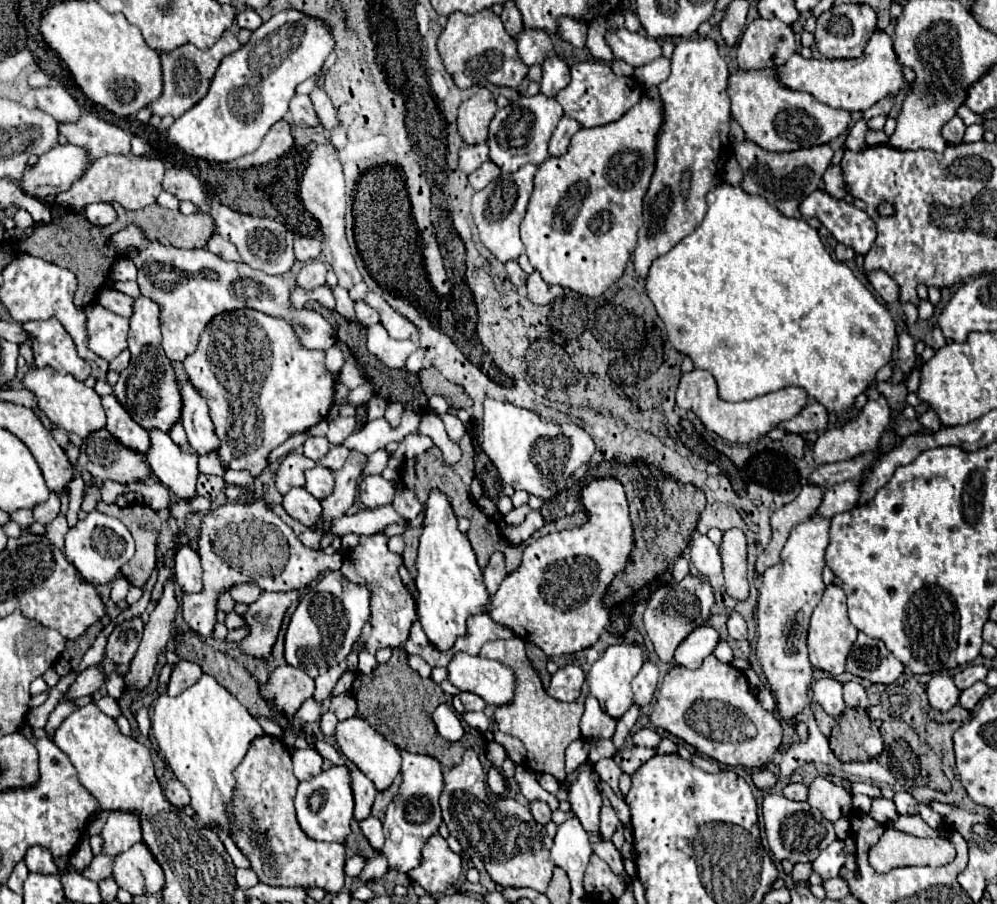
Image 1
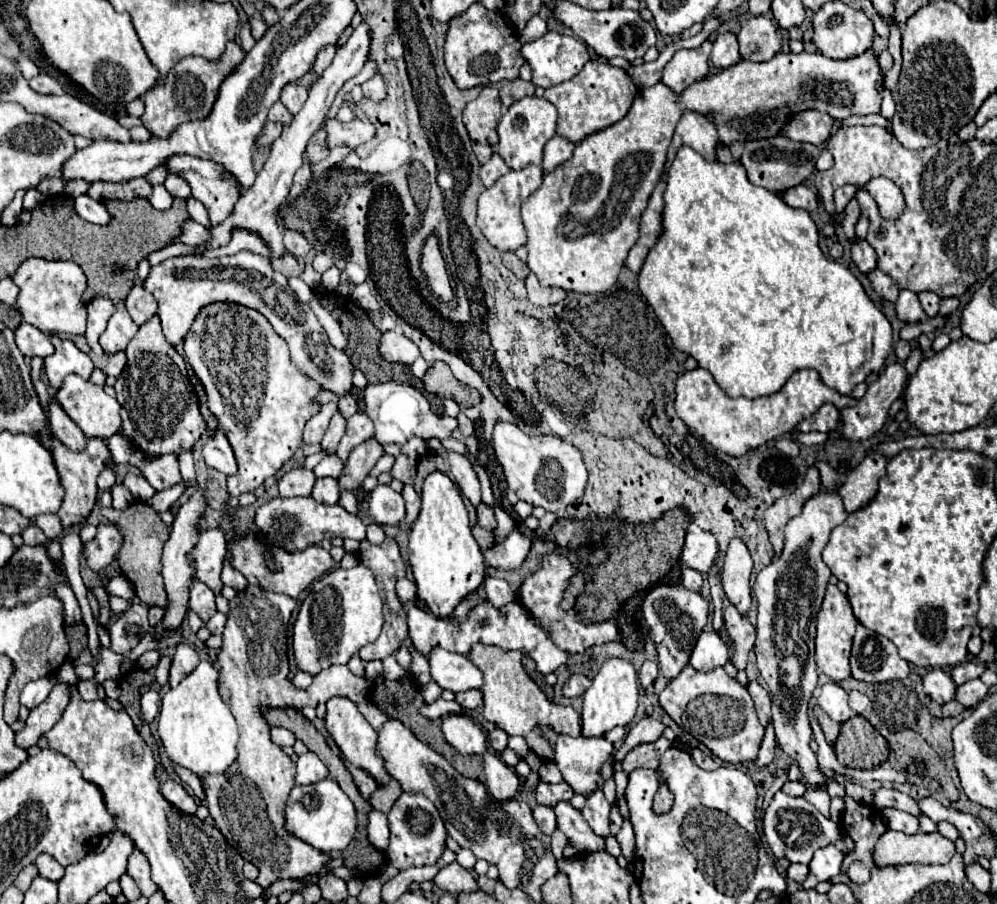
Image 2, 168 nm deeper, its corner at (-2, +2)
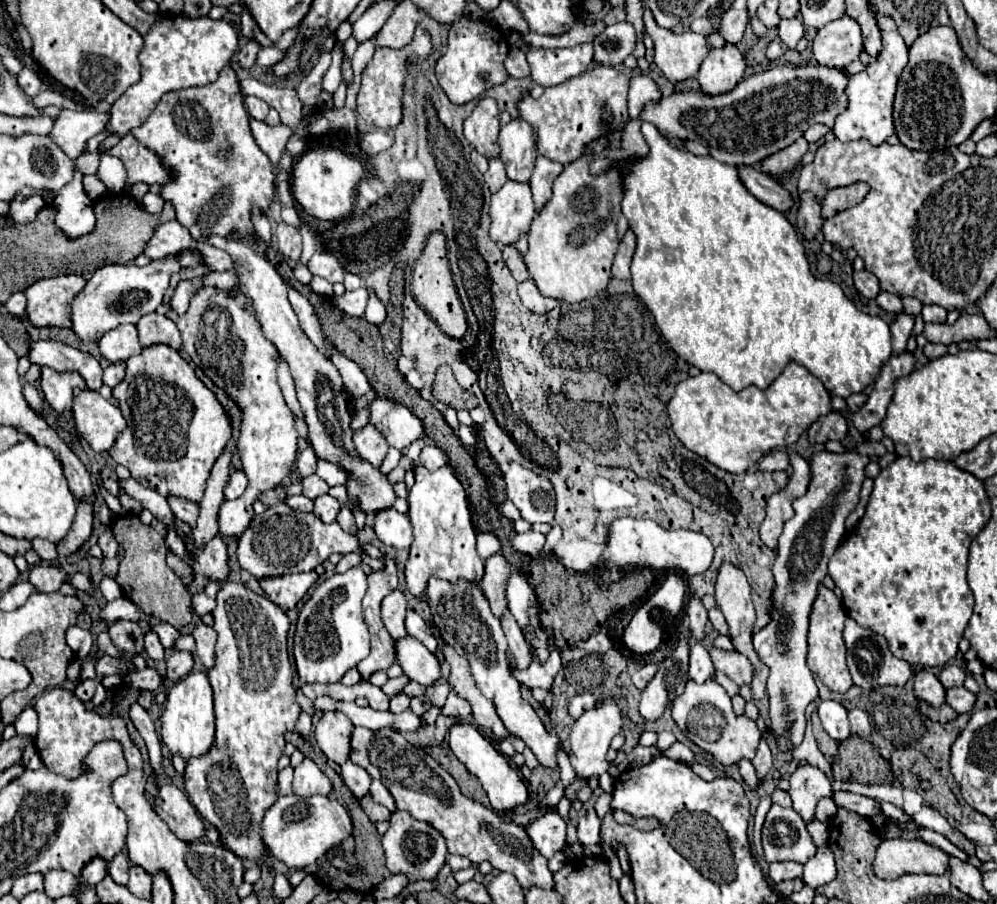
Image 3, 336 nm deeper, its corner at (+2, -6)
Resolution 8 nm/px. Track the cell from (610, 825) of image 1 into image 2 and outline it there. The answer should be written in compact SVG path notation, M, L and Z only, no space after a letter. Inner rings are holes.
M597 789L597 791L593 791L593 795L587 799L587 805L583 807L581 813L583 813L585 821L589 823L589 827L593 829L595 835L607 837L607 835L609 835L609 811L611 811L609 801L605 799L603 791Z

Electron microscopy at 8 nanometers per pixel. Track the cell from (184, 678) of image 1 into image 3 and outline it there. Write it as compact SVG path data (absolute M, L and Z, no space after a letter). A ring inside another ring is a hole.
M175 651L169 659L167 659L167 679L177 683L179 679L183 679L193 667L193 657L187 651Z

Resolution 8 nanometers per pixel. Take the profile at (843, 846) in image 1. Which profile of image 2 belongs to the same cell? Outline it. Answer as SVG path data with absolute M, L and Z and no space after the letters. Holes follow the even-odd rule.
M827 845L815 851L809 863L809 871L817 877L817 881L829 881L835 875L839 875L841 863L843 863L843 853L835 845Z

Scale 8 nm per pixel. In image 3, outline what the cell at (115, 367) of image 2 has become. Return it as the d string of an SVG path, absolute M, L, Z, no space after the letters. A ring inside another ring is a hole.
M111 363L103 373L103 383L109 387L115 387L125 377L125 365L123 363Z

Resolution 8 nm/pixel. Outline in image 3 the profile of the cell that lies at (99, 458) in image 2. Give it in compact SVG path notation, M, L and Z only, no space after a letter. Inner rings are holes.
M87 499L77 501L77 513L73 519L73 525L63 541L57 543L59 555L71 555L75 553L92 533L93 528L93 506Z

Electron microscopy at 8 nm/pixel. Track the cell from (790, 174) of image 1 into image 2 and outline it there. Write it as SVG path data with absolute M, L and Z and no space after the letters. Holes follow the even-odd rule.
M777 135L773 139L761 139L761 141L745 143L741 163L745 165L747 177L753 185L761 185L761 187L777 193L777 191L783 191L783 189L789 189L789 187L803 183L815 171L817 157L819 157L817 145L797 143L785 135Z

